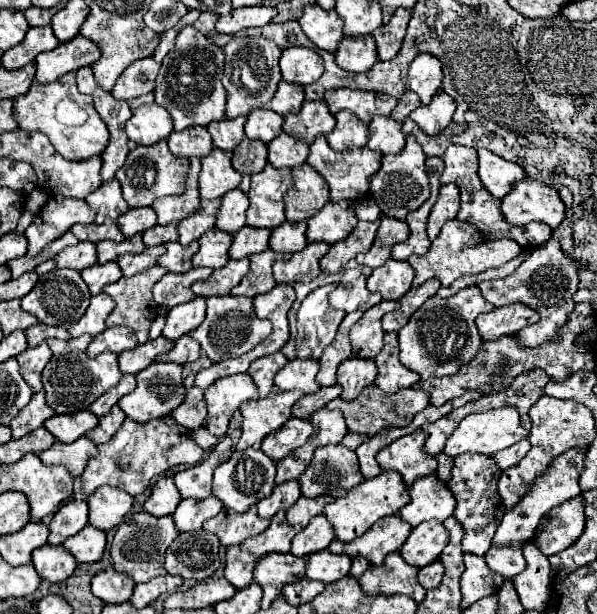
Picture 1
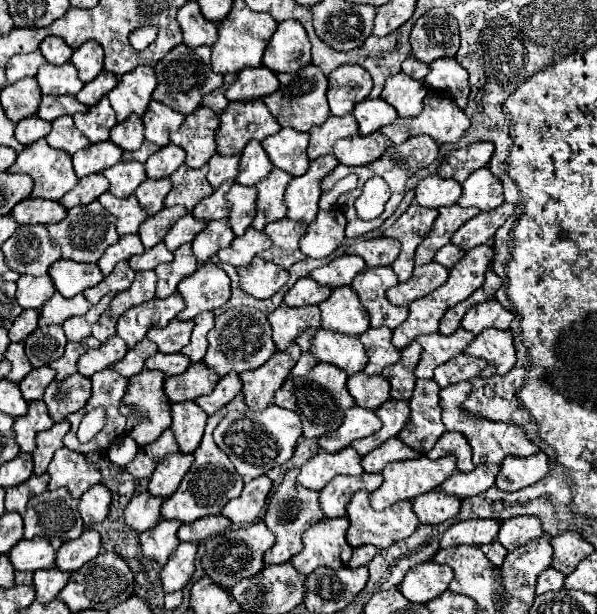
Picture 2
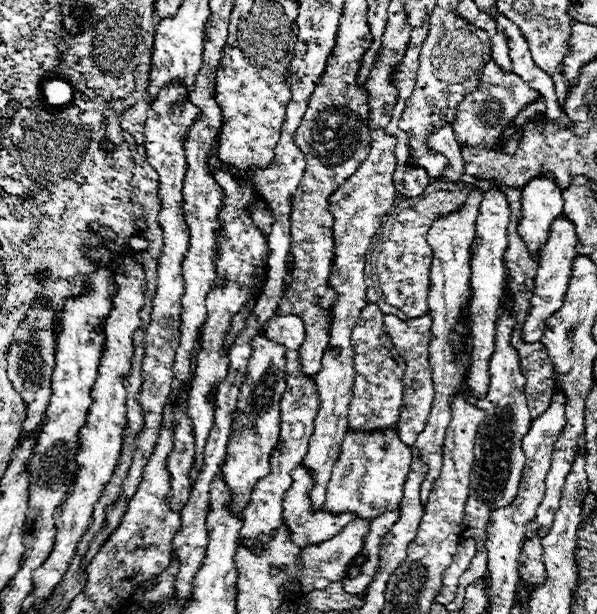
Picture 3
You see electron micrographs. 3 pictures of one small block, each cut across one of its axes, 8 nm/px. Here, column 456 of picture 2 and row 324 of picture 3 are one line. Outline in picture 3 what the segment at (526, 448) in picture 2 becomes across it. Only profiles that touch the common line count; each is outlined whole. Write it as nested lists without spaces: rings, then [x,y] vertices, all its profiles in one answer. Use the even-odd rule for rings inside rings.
[[[386,314],[384,316],[384,324],[382,330],[384,334],[390,338],[390,342],[394,344],[394,348],[398,350],[398,354],[402,354],[404,364],[406,364],[406,372],[404,372],[404,398],[402,398],[402,408],[400,408],[400,420],[398,420],[398,436],[406,446],[412,446],[418,438],[418,434],[424,430],[430,408],[432,408],[432,400],[434,400],[434,386],[432,386],[432,370],[428,366],[428,344],[430,344],[430,328],[432,328],[432,318],[426,314],[422,318],[414,318],[408,322],[402,322],[398,316],[394,314]]]

